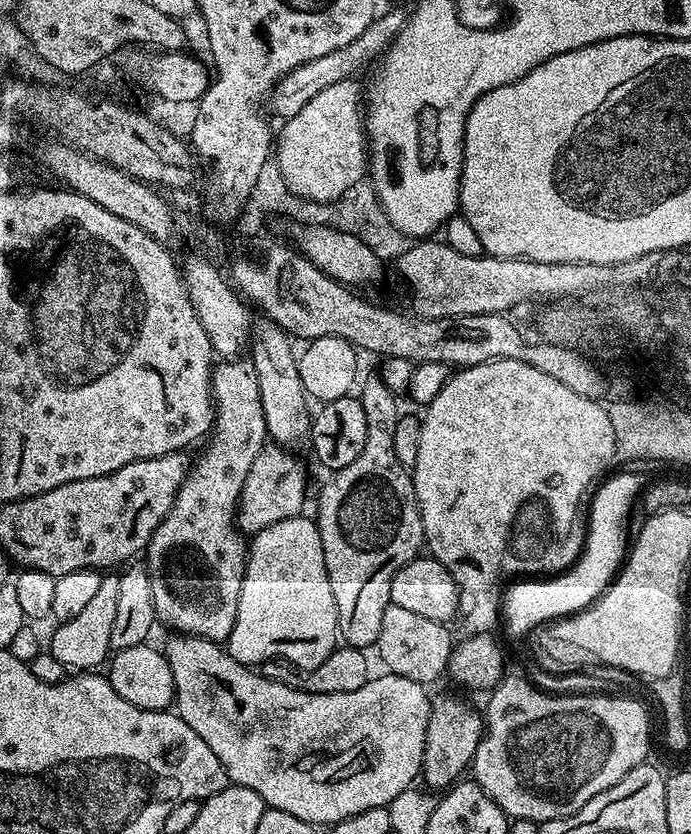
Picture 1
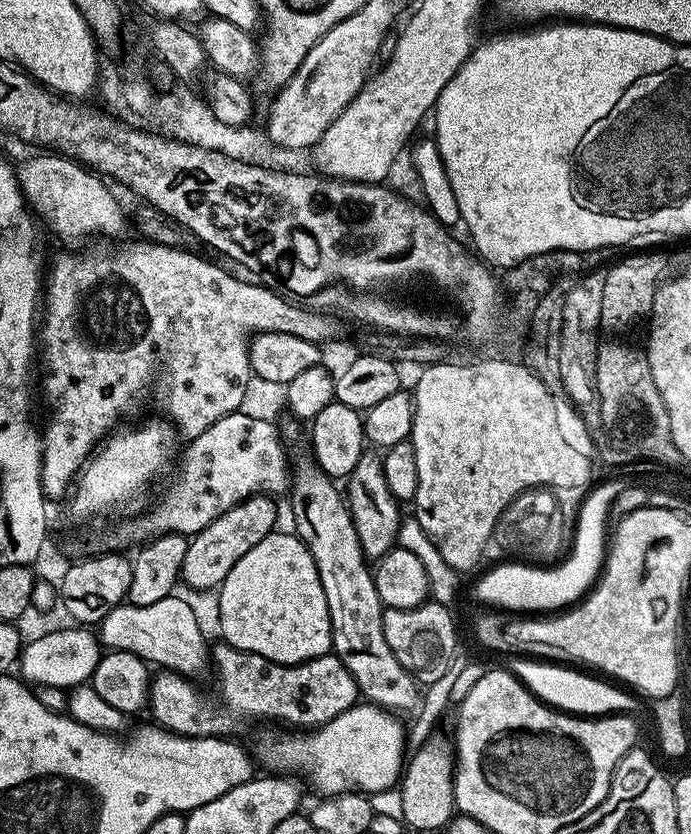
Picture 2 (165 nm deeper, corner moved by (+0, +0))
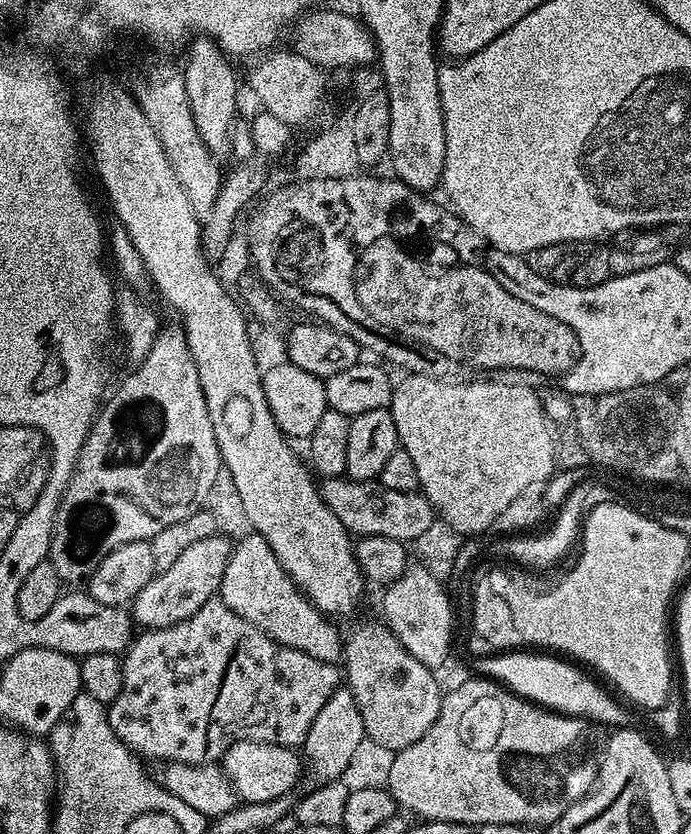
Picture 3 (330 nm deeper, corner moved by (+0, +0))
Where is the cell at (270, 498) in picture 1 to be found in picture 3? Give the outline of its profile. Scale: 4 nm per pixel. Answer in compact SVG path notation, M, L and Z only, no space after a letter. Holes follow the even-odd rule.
M223 534L202 538L202 542L192 542L169 568L157 572L146 586L142 586L130 605L133 621L144 630L172 628L198 614L198 610L202 610L202 606L219 593L222 574L226 574L233 547L233 541L228 541Z

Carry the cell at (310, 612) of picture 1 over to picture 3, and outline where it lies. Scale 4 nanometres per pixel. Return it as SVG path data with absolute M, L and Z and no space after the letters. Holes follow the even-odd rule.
M255 534L247 535L240 541L235 541L226 574L222 574L219 599L224 600L226 606L234 610L234 614L246 618L246 622L258 626L258 630L274 638L274 642L302 650L310 654L310 658L339 665L344 655L342 632L340 636L339 630L332 625L335 623L323 612L319 612L289 578L286 570L282 570L266 538Z

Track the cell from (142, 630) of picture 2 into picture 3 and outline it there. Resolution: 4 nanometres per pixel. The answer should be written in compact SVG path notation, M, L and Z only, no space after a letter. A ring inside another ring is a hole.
M62 594L54 606L50 606L50 614L35 621L37 641L43 642L50 650L58 650L67 656L83 658L90 654L123 653L134 639L134 621L124 608L102 606L102 602L94 602L87 594L68 596Z

